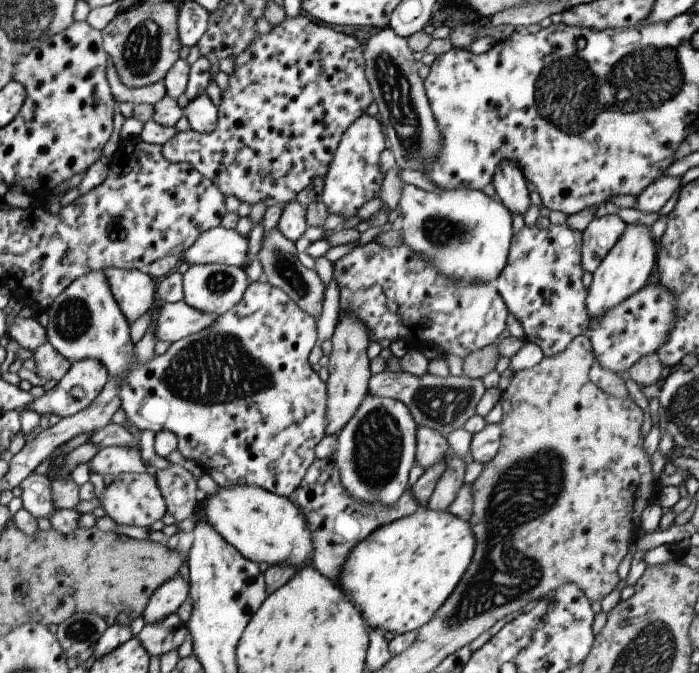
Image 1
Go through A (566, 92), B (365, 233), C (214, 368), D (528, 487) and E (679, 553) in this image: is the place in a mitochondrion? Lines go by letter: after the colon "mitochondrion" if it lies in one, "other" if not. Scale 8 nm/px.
A: mitochondrion
B: other
C: mitochondrion
D: mitochondrion
E: other

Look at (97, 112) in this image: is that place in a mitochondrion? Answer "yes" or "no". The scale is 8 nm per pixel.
no

